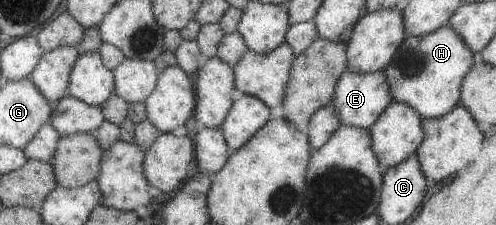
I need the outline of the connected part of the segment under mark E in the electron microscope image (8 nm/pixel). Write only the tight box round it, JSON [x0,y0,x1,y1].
[330,70,392,129]

